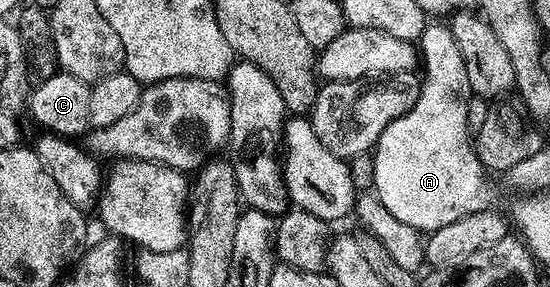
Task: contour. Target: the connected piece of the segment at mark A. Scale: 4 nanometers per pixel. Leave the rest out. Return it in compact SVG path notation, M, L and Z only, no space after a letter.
M437 23L428 24L428 31L431 37L421 34L417 42L417 53L421 58L421 69L423 65L423 81L419 85L419 97L413 103L413 107L405 115L401 115L393 123L389 123L389 127L385 127L385 131L380 135L378 143L373 150L373 158L375 157L375 186L374 192L377 194L379 202L393 215L397 215L397 219L401 219L401 223L409 223L420 231L430 231L441 227L445 223L457 223L457 219L461 219L470 213L479 213L482 209L488 208L491 202L491 189L487 186L488 170L483 168L479 162L479 156L475 154L475 146L473 144L473 134L471 133L466 121L466 109L455 109L455 59L449 61L445 47L439 41L437 35Z

